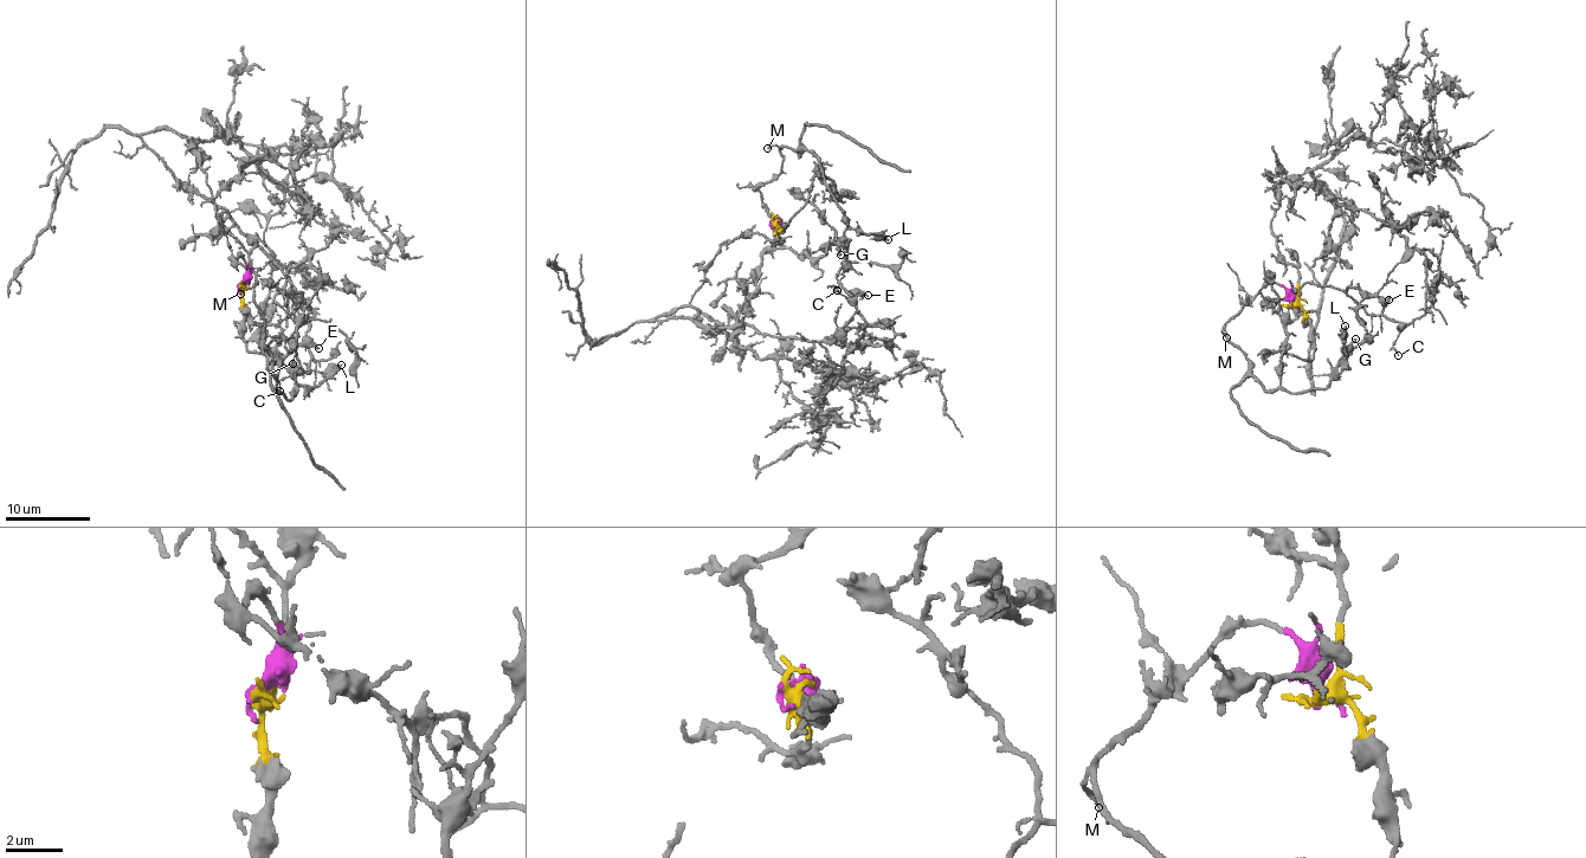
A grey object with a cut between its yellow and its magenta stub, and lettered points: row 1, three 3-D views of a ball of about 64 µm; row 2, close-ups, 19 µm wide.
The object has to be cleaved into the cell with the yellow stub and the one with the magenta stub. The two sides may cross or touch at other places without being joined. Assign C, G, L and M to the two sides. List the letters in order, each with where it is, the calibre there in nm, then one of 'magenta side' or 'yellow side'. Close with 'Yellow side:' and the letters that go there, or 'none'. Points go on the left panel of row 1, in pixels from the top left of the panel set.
C: at (279, 391); 110 nm thick; yellow side
G: at (292, 363); 200 nm thick; magenta side
L: at (341, 365); 420 nm thick; magenta side
M: at (240, 294); 140 nm thick; magenta side
Yellow side: C

